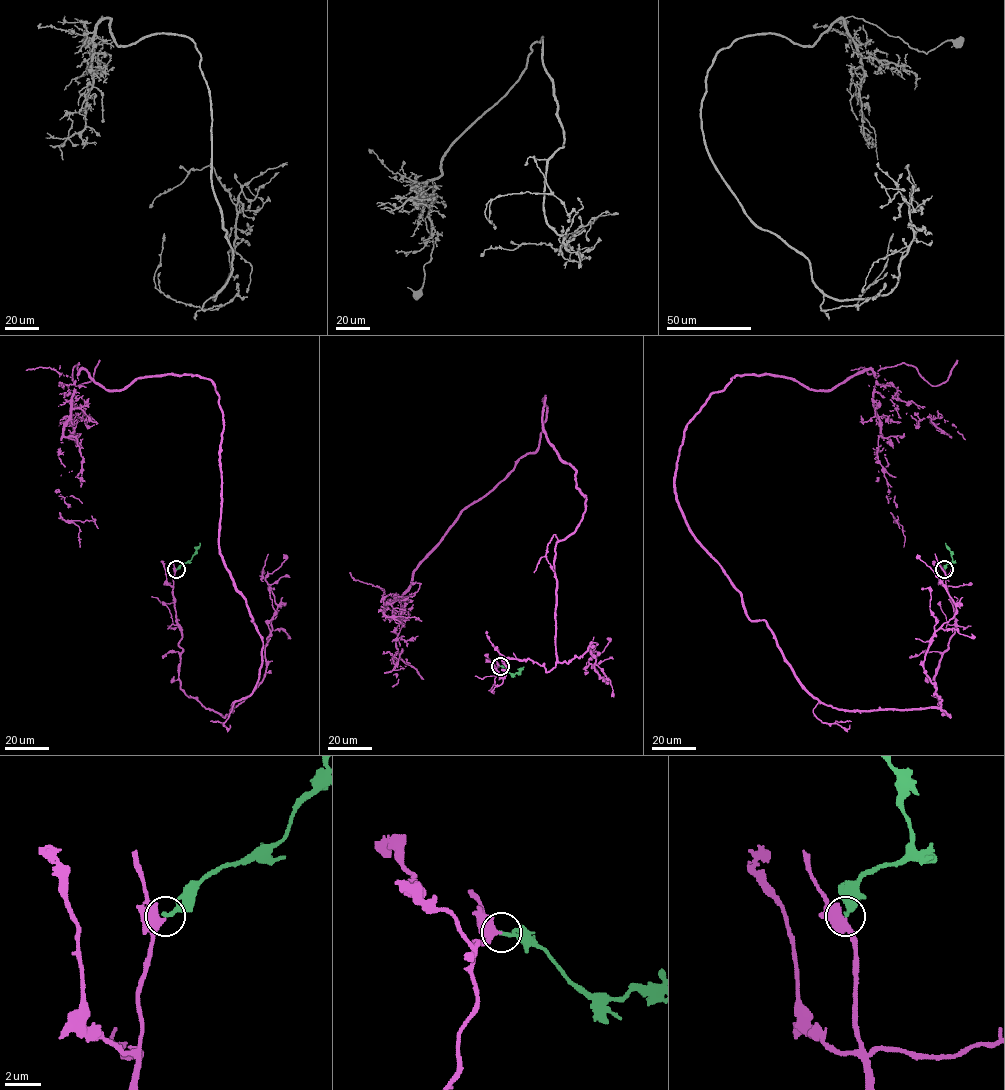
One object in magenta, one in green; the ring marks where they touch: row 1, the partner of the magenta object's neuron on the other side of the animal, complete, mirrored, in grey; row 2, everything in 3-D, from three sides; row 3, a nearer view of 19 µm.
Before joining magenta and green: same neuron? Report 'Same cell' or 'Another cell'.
Same cell

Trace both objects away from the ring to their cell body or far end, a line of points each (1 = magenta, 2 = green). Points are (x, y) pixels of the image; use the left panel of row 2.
1: (176, 570), (180, 689), (225, 717), (262, 640), (220, 552), (209, 379), (82, 369), (58, 490), (91, 515)
2: (176, 569), (191, 559), (199, 543)

